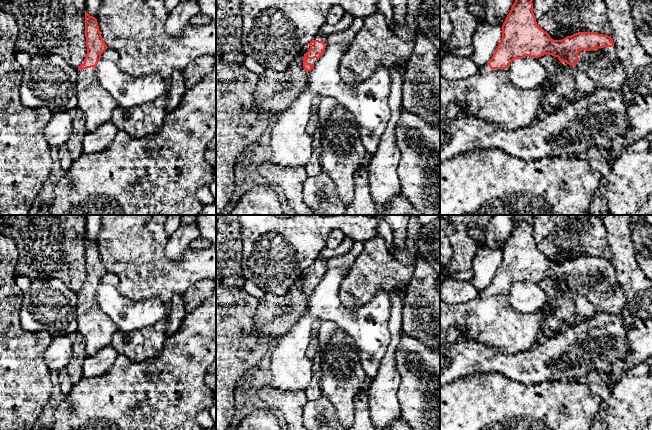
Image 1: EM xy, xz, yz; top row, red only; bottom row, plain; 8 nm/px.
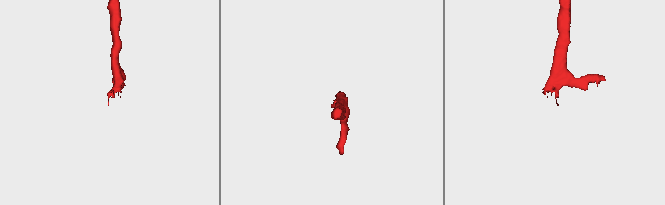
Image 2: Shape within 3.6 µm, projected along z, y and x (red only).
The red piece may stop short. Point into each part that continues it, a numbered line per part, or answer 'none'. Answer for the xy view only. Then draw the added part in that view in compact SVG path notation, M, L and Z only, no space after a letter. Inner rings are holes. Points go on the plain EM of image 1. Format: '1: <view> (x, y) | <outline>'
1: xy (96, 327) | M95 292L83 294L77 293L76 309L77 330L85 340L85 351L87 356L95 354L100 349L111 344L112 336L118 331L114 321L98 306L95 300Z

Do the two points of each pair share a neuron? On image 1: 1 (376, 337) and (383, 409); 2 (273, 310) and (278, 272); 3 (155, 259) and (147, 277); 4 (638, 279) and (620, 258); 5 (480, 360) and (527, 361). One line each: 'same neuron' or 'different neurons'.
1: different neurons
2: different neurons
3: same neuron
4: same neuron
5: same neuron

